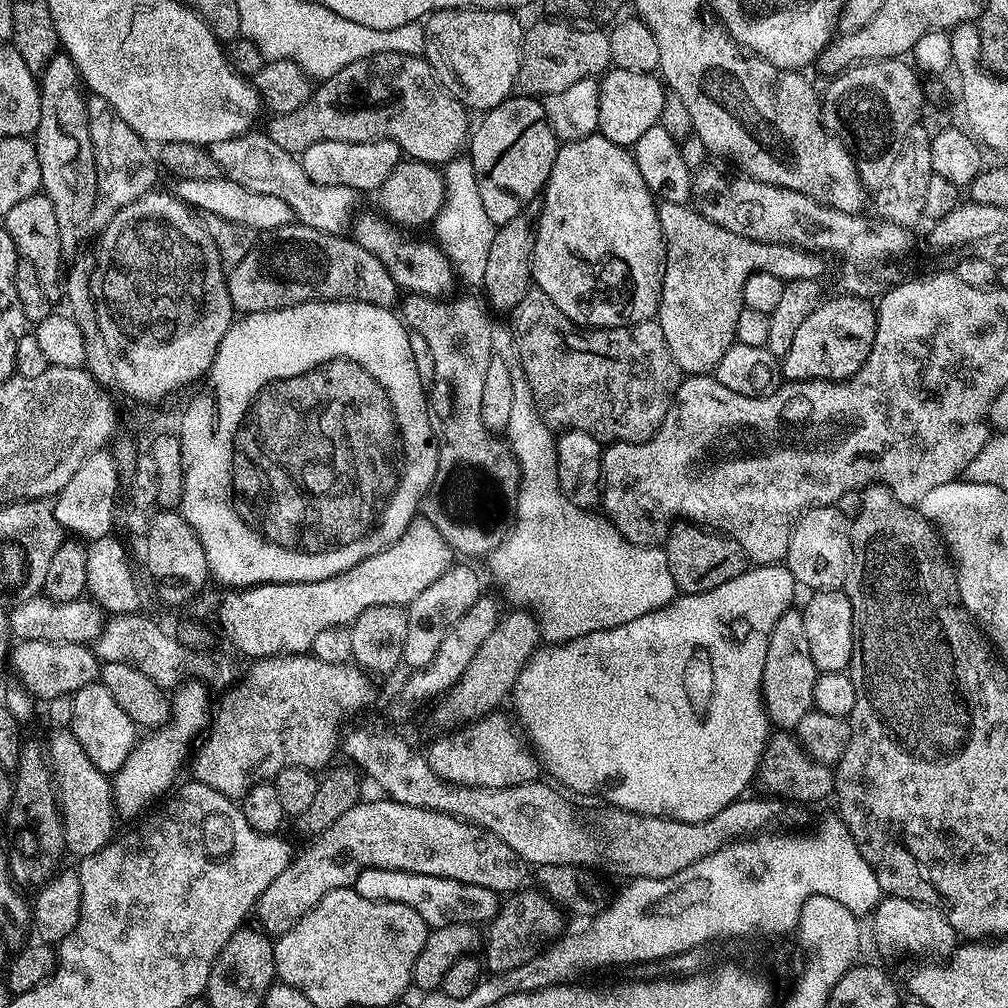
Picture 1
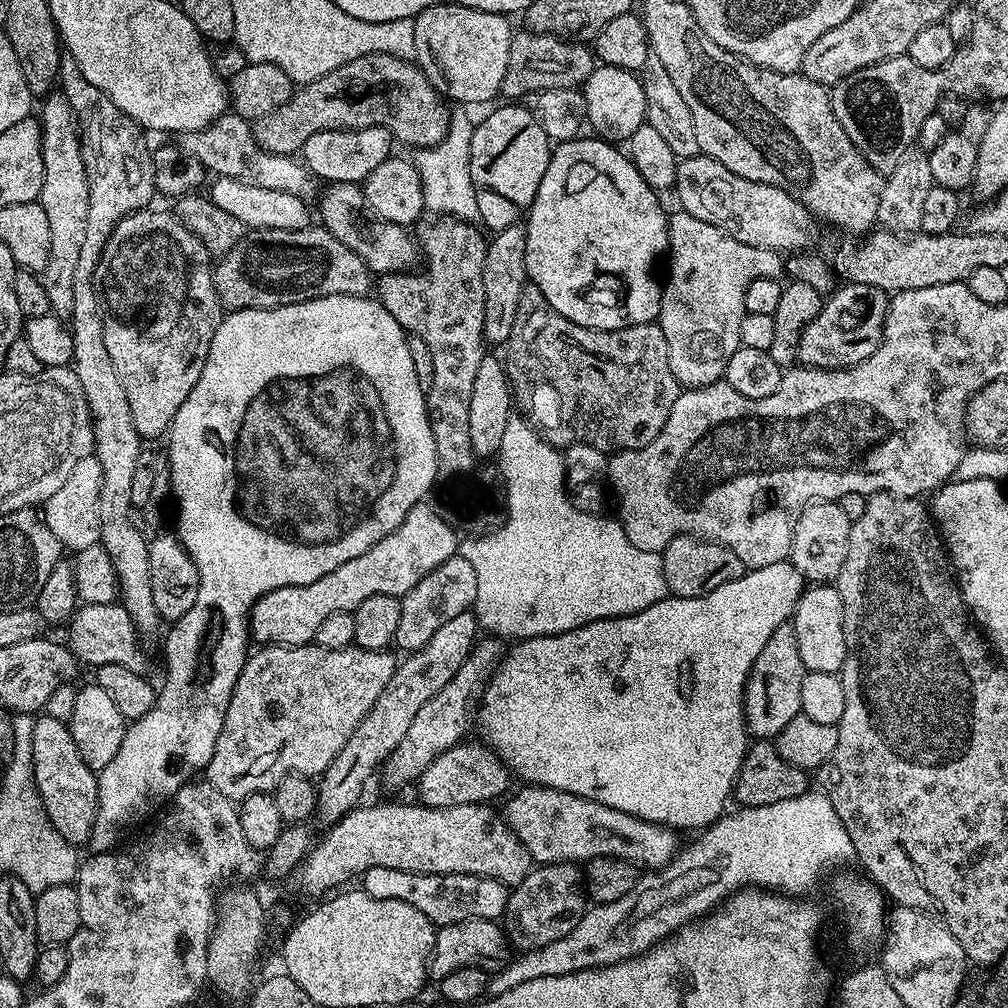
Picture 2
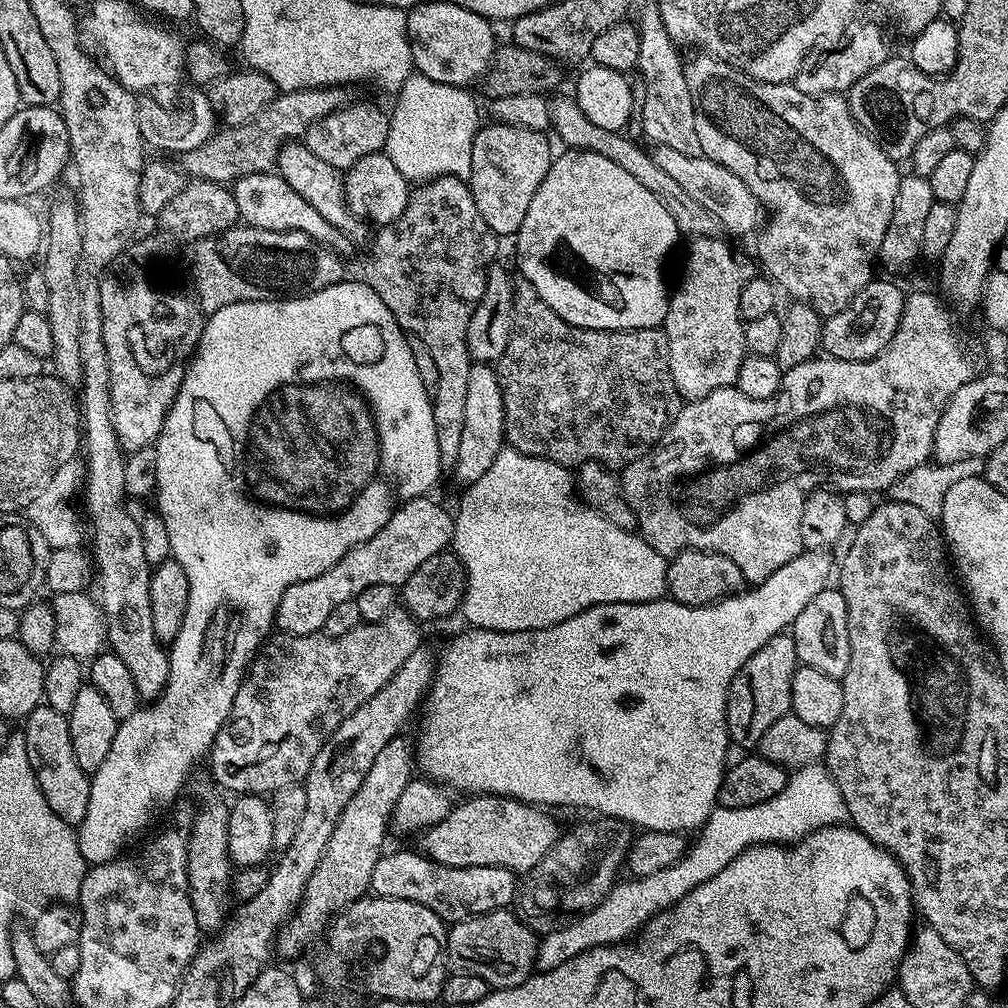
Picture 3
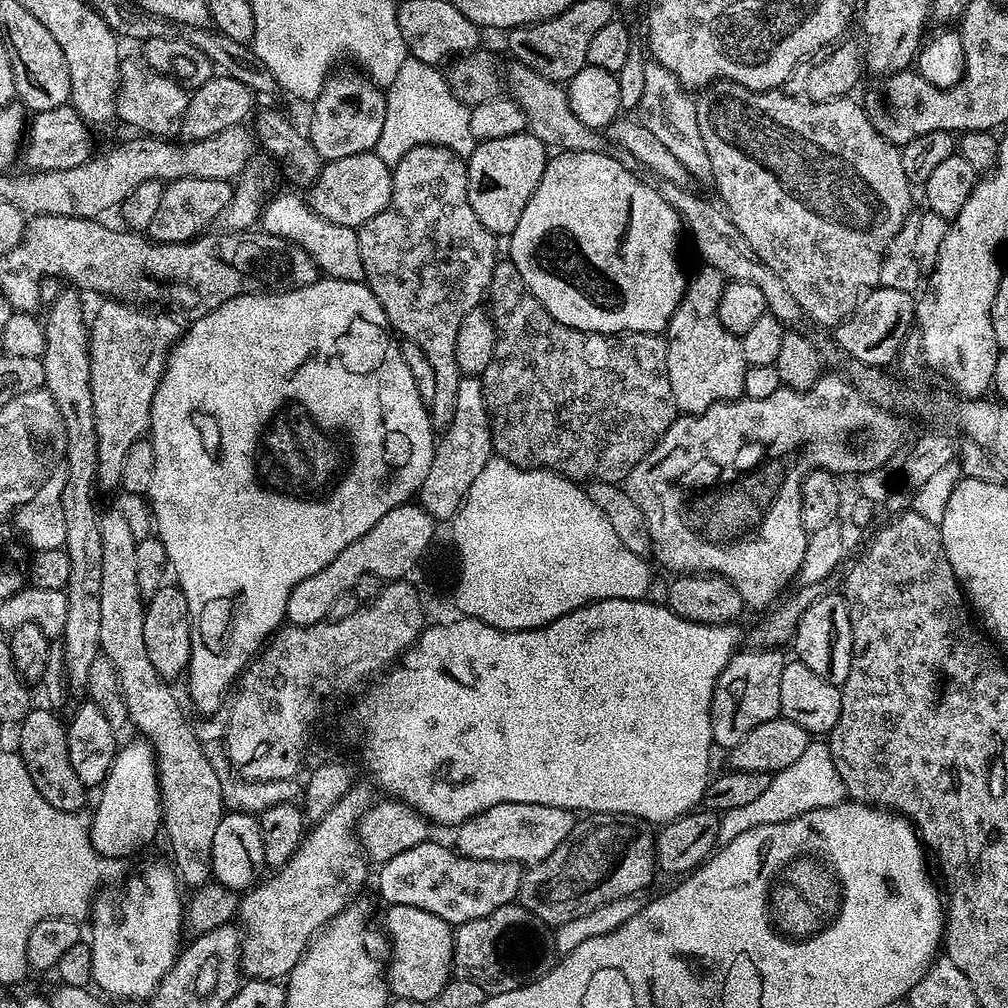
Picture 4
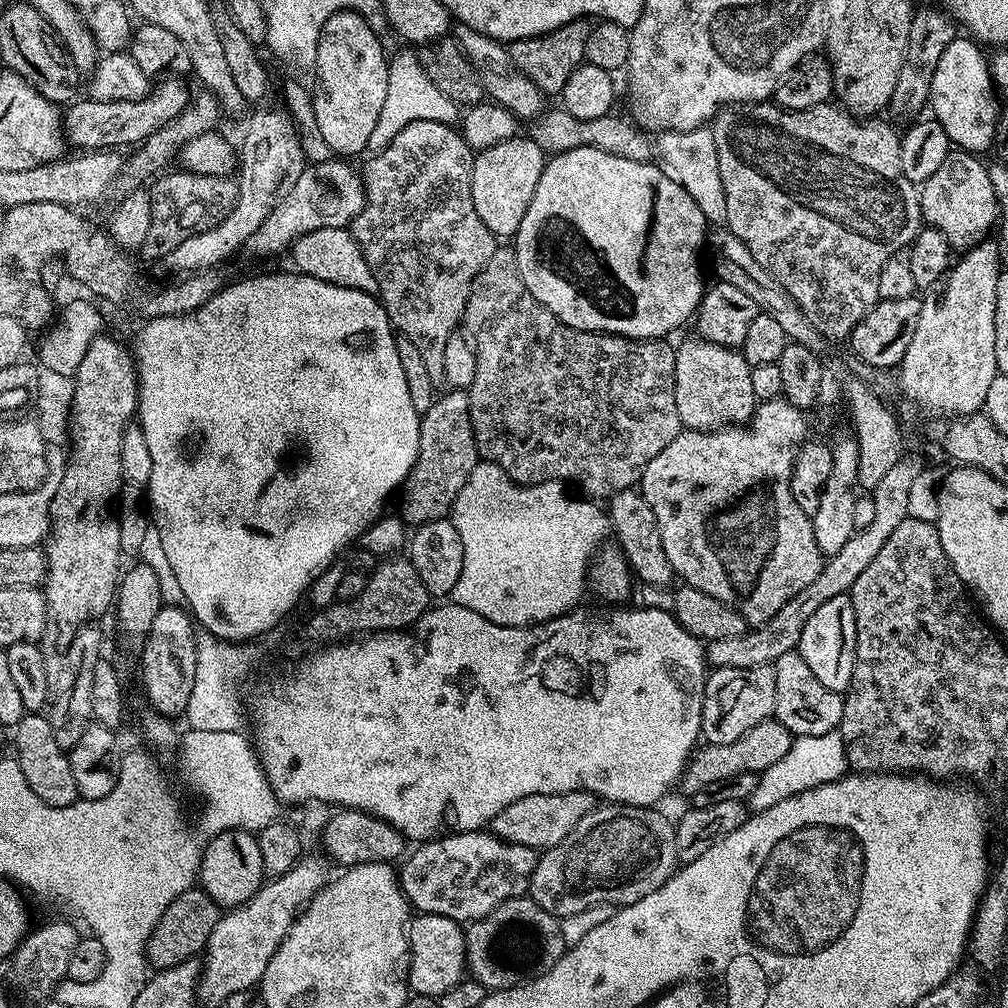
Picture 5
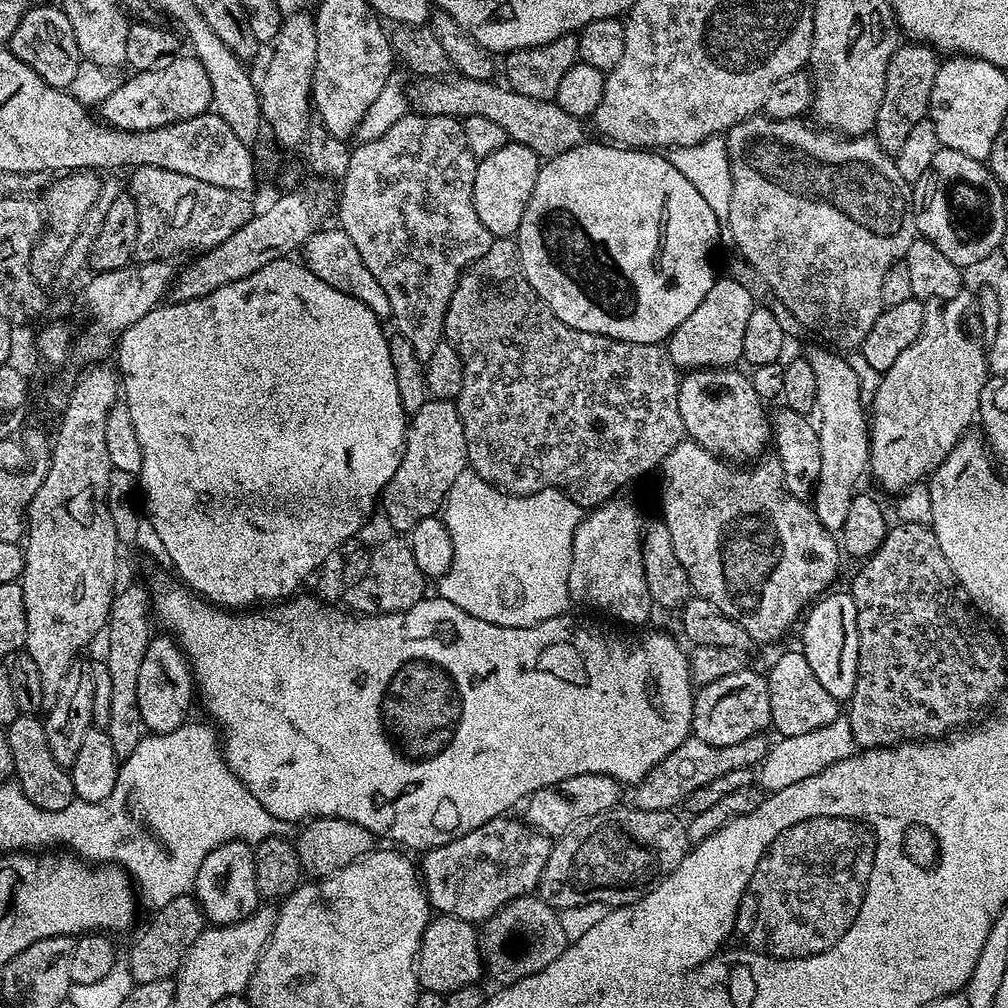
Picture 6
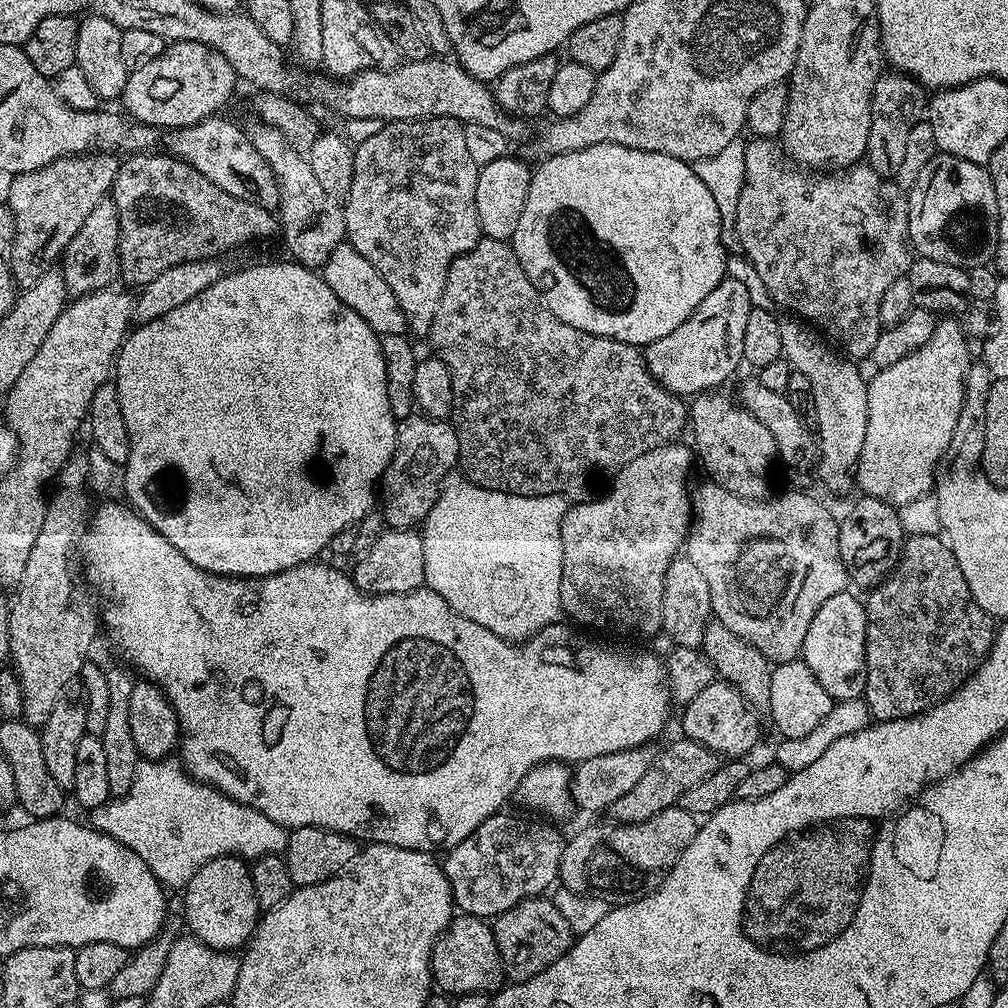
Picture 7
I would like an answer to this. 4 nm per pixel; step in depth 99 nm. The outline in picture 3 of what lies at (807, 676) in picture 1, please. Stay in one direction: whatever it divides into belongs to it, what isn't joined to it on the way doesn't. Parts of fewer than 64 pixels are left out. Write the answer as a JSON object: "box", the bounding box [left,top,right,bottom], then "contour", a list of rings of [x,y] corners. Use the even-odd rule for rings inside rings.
{"box":[726,634,797,750],"contour":[[[781,634],[770,638],[770,642],[766,642],[766,646],[762,646],[762,650],[750,654],[750,658],[746,658],[742,670],[738,670],[738,674],[734,674],[734,678],[730,682],[728,701],[726,702],[728,738],[735,747],[737,744],[738,747],[744,748],[740,750],[755,749],[759,745],[762,734],[766,734],[766,730],[770,730],[770,726],[774,726],[774,722],[778,722],[778,718],[791,713],[792,683],[794,682],[794,674],[797,667],[796,647],[791,635],[788,634]]]}

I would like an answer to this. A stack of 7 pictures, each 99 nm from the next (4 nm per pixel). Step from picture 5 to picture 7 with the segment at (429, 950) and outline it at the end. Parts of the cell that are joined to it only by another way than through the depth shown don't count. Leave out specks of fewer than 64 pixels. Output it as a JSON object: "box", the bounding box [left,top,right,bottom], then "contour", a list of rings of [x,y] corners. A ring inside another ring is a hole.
{"box":[432,915,505,996],"contour":[[[457,915],[436,939],[432,951],[432,983],[441,993],[460,996],[464,992],[495,993],[505,983],[502,958],[494,942],[492,925],[479,916]]]}

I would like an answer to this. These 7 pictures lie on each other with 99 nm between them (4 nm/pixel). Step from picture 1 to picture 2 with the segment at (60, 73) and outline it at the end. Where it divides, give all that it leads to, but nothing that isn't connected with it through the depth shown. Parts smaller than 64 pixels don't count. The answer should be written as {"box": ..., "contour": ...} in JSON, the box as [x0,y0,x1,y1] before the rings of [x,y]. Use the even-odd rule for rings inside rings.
{"box":[38,90,90,318],"contour":[[[56,90],[43,101],[44,109],[38,112],[42,138],[42,190],[38,203],[46,210],[46,219],[50,225],[50,262],[46,262],[43,272],[39,273],[38,283],[46,286],[46,294],[50,298],[51,315],[61,318],[71,317],[74,310],[74,269],[78,267],[78,257],[82,251],[82,242],[86,239],[86,218],[90,211],[90,192],[86,182],[86,166],[82,162],[80,149],[80,133],[76,126],[76,116],[72,107],[66,102],[64,93]]]}

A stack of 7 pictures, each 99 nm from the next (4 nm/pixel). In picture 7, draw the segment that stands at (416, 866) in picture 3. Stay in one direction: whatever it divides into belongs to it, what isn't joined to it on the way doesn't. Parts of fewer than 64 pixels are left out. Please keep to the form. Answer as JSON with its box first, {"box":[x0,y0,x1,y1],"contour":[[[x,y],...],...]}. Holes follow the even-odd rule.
{"box":[443,815,566,918],"contour":[[[504,815],[486,818],[478,826],[478,830],[470,834],[470,838],[447,849],[445,856],[448,857],[443,857],[444,873],[450,882],[453,905],[463,915],[495,918],[510,910],[510,906],[518,906],[518,902],[529,900],[532,896],[544,896],[557,883],[566,836],[548,824],[535,824],[534,821],[523,820],[520,816]]]}

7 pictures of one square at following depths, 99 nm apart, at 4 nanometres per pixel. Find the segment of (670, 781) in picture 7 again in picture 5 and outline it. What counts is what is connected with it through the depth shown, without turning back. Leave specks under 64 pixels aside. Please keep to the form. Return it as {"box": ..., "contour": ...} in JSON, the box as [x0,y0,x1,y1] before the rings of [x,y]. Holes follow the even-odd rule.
{"box":[682,718,793,793],"contour":[[[773,718],[758,722],[758,726],[754,726],[754,730],[746,730],[746,734],[742,734],[742,738],[738,738],[735,742],[705,743],[703,746],[697,747],[685,763],[682,777],[685,793],[710,790],[724,780],[735,780],[736,777],[747,772],[759,774],[770,770],[770,766],[774,766],[774,762],[778,762],[790,750],[793,739],[792,732],[786,730],[786,726],[782,726]]]}

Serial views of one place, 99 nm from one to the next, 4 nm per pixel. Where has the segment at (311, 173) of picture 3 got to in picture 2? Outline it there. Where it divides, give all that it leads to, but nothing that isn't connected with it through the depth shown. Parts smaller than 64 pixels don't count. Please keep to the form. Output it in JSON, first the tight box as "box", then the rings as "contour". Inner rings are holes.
{"box":[318,182,417,274],"contour":[[[338,182],[337,184],[329,183],[325,188],[328,189],[326,189],[325,192],[322,193],[320,196],[320,216],[318,212],[319,223],[322,225],[322,227],[324,227],[324,229],[327,230],[327,232],[329,232],[330,234],[334,234],[334,238],[338,238],[338,242],[342,242],[342,246],[346,246],[350,250],[354,250],[354,254],[358,254],[358,258],[362,258],[362,262],[368,267],[369,272],[373,274],[394,274],[397,273],[399,270],[407,269],[404,267],[406,267],[407,264],[415,258],[415,256],[417,259],[417,243],[413,240],[413,237],[412,240],[410,237],[408,237],[409,229],[405,227],[405,225],[395,224],[394,222],[390,222],[389,220],[381,220],[379,218],[371,218],[372,220],[367,220],[367,218],[364,217],[362,213],[360,213],[360,207],[365,207],[366,204],[364,193],[360,184],[351,184],[350,182]]]}

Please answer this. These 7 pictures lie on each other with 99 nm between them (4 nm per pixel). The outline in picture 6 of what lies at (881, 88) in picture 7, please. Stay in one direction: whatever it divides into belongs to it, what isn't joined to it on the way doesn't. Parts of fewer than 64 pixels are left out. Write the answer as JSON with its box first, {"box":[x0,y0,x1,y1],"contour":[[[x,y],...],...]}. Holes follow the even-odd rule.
{"box":[874,42,942,154],"contour":[[[904,42],[890,58],[890,66],[886,68],[886,90],[882,94],[882,106],[878,106],[878,118],[874,135],[884,151],[894,154],[902,150],[902,142],[906,142],[906,134],[928,114],[930,90],[934,90],[934,78],[938,74],[942,60],[935,48],[929,48],[924,42]]]}

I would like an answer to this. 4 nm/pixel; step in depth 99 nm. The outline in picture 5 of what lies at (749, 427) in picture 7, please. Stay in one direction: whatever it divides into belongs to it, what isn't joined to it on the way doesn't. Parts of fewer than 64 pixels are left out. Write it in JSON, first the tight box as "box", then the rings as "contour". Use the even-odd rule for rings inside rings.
{"box":[674,338,758,432],"contour":[[[699,338],[679,345],[674,370],[674,403],[678,405],[681,425],[694,432],[714,432],[717,428],[747,424],[758,403],[750,383],[751,369],[743,351],[735,348],[723,348]]]}

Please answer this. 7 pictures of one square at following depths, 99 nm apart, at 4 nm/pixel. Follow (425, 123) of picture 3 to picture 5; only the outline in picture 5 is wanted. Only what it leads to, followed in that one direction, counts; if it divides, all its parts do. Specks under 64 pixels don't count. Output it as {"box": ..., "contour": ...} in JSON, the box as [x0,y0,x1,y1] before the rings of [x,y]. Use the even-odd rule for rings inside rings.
{"box":[367,49,459,152],"contour":[[[405,49],[396,54],[394,52],[389,59],[385,104],[382,105],[377,125],[370,134],[367,147],[369,151],[377,152],[384,149],[403,126],[410,122],[440,121],[443,124],[452,124],[459,119],[459,107],[434,86],[425,68],[421,66],[419,55],[411,49]]]}

